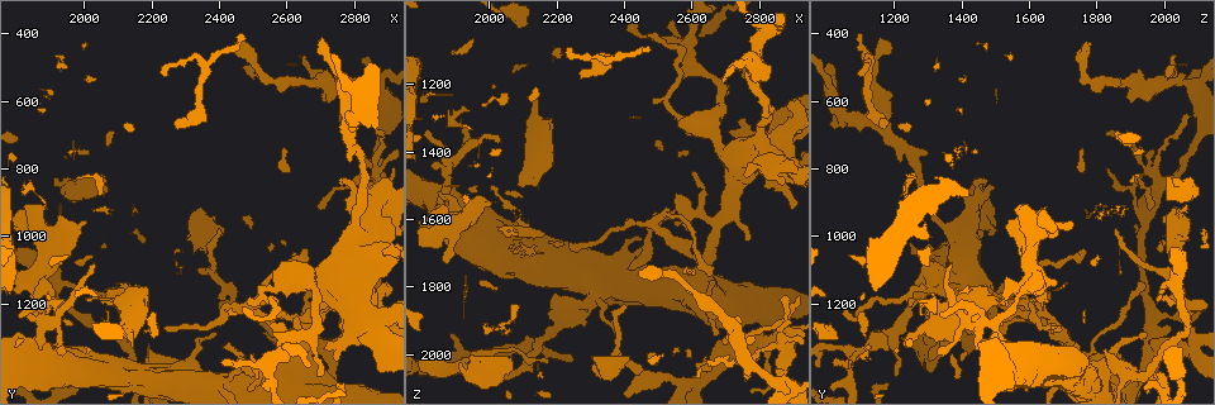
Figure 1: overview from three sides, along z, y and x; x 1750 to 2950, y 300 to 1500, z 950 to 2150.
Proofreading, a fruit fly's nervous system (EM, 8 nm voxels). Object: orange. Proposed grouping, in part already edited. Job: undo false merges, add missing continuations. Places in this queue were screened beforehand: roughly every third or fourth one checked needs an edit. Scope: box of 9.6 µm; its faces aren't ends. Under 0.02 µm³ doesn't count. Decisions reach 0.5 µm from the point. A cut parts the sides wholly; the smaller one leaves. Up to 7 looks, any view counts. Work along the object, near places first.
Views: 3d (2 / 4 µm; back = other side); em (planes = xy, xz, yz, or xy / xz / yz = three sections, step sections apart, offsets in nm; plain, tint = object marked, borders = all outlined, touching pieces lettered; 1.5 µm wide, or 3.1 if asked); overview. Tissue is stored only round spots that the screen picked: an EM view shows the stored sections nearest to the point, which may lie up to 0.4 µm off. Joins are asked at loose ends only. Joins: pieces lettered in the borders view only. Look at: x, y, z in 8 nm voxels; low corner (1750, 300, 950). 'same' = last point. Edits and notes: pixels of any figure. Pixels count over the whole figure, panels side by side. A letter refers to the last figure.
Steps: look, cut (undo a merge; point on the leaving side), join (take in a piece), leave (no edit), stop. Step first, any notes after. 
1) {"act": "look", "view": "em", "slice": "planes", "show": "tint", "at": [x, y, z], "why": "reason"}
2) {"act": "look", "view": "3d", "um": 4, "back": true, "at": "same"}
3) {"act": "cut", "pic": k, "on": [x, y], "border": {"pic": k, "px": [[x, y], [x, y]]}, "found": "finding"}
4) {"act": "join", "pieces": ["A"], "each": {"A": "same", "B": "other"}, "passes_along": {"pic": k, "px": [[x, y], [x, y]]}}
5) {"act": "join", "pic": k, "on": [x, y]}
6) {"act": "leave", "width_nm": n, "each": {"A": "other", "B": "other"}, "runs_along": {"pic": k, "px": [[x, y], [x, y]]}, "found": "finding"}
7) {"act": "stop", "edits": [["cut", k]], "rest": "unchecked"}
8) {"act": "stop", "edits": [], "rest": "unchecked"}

{"act": "look", "view": "3d", "um": 4, "at": [2360, 510, 1130], "why": "sharp bend"}

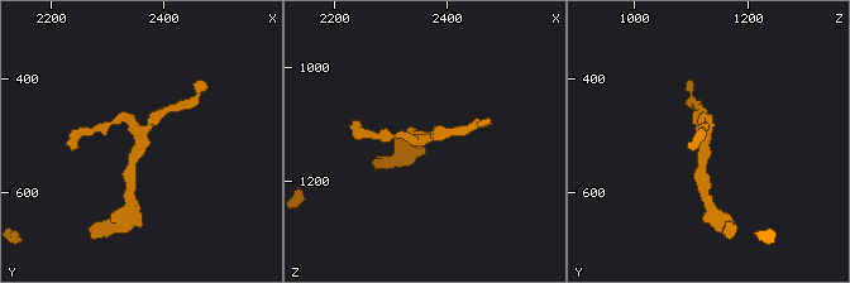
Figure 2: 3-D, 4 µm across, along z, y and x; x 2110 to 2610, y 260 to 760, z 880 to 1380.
{"act": "look", "view": "em", "slice": "planes", "show": "borders", "at": [2360, 500, 1125]}

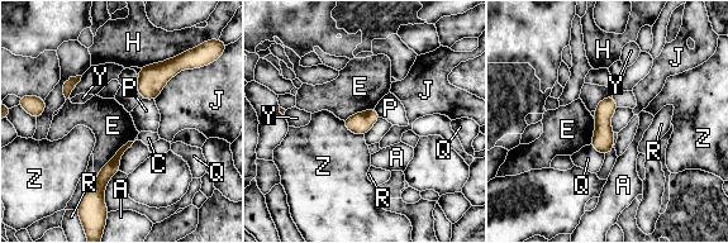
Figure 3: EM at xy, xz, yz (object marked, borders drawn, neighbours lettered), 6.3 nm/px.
{"act": "leave", "each": {"A": "other", "C": "other", "E": "other", "H": "other", "J": "other", "P": "other", "Q": "other", "R": "other", "Y": "other", "Z": "other"}, "border": {"pic": 3, "px": [[137, 137], [127, 142], [96, 176]]}, "found": "one neuron here"}

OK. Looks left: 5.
{"act": "look", "view": "em", "slice": "planes", "show": "borders", "at": [2440, 1400, 1690], "why": "abrupt turn"}

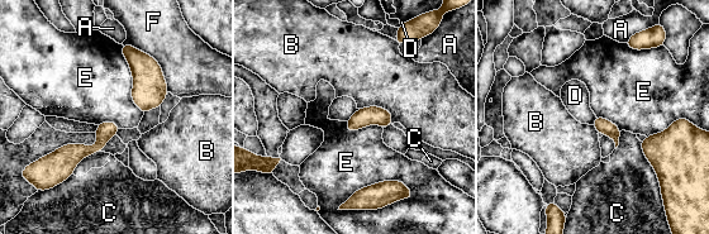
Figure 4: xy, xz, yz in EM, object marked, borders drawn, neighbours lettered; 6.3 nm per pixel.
{"act": "leave", "width_nm": 100, "each": {"A": "other", "B": "other", "C": "other", "D": "other", "E": "other", "F": "other"}, "runs_along": {"pic": 4, "px": [[115, 128], [94, 149], [51, 161]]}, "found": "one neuron here"}

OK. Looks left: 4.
{"act": "look", "view": "em", "slice": "planes", "show": "plain", "at": [2770, 640, 2070], "why": "thin end"}

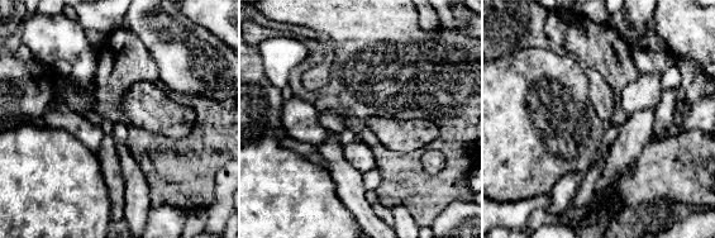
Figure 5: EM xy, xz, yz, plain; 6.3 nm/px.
{"act": "look", "view": "em", "slice": "planes", "show": "borders", "at": "same", "why": "what lies round it"}

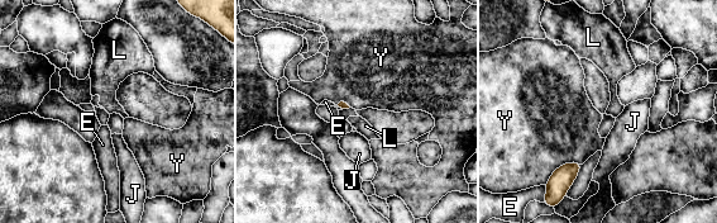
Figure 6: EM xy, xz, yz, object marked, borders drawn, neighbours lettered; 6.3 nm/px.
{"act": "leave", "each": {"E": "other", "J": "other", "L": "other", "Y": "other"}, "border": {"pic": 6, "px": [[582, 162], [562, 164], [546, 181]]}, "found": "no lettered piece goes on from it"}

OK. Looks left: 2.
{"act": "stop", "edits": [], "rest": "unchecked"}

